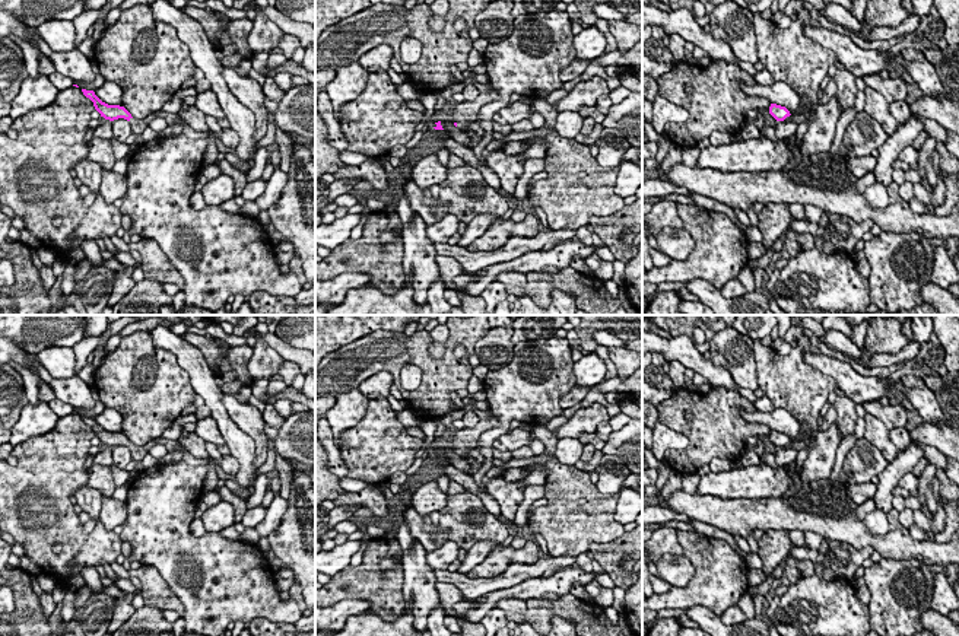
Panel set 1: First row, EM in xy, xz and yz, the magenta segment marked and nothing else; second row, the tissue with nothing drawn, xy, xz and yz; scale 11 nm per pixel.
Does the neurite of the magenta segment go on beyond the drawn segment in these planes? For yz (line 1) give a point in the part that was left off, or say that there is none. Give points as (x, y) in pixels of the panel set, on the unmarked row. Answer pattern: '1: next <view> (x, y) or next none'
1: next none

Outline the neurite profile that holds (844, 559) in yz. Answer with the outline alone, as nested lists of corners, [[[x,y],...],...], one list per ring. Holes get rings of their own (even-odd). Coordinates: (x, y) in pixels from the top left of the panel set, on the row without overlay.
[[[828,540],[825,556],[829,559],[831,569],[836,578],[851,581],[857,569],[871,557],[873,551],[873,547],[857,550],[848,543]]]

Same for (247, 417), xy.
[[[222,394],[222,403],[226,407],[232,422],[255,443],[255,461],[254,465],[258,470],[267,459],[270,438],[266,435],[266,422],[263,414],[253,404],[242,404],[234,395]]]

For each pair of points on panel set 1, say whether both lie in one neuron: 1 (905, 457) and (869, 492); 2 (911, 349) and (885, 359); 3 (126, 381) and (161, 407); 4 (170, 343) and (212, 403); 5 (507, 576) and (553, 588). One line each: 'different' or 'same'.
1: different
2: same
3: same
4: same
5: different

